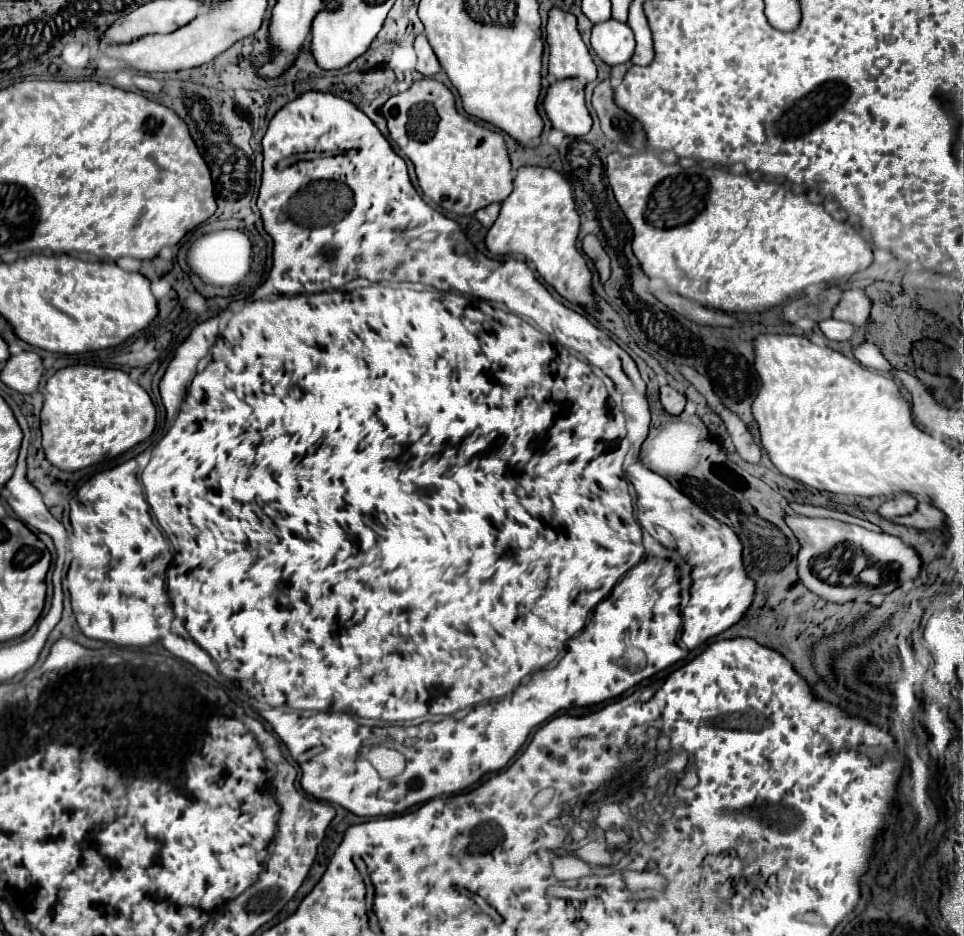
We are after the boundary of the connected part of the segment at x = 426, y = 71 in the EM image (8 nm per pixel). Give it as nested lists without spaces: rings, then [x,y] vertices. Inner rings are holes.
[[[420,35],[414,43],[414,49],[416,49],[416,55],[418,55],[418,61],[416,61],[416,71],[422,73],[424,77],[434,77],[438,71],[440,71],[440,63],[432,51],[432,47],[428,45],[426,37]]]

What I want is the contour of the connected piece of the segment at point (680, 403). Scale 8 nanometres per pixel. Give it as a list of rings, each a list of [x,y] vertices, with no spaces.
[[[664,385],[660,387],[660,401],[662,401],[662,407],[670,413],[670,415],[680,415],[684,411],[684,405],[686,405],[686,397],[680,395],[674,387],[670,385]]]

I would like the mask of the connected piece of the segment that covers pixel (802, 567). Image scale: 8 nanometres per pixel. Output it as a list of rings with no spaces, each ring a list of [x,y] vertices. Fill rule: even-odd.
[[[798,513],[784,517],[786,525],[792,529],[800,543],[798,551],[798,577],[816,595],[826,601],[846,603],[858,595],[880,595],[880,585],[884,585],[884,595],[894,591],[900,583],[912,581],[922,571],[922,561],[918,553],[902,543],[898,537],[888,533],[874,533],[858,525],[848,525],[836,519],[804,517]]]

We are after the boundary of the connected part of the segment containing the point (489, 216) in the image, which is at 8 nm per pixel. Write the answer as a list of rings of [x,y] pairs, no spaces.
[[[492,203],[492,205],[484,207],[484,209],[480,209],[480,211],[476,213],[476,219],[478,219],[486,229],[490,229],[490,227],[494,225],[494,221],[498,219],[498,213],[500,213],[500,203]]]

